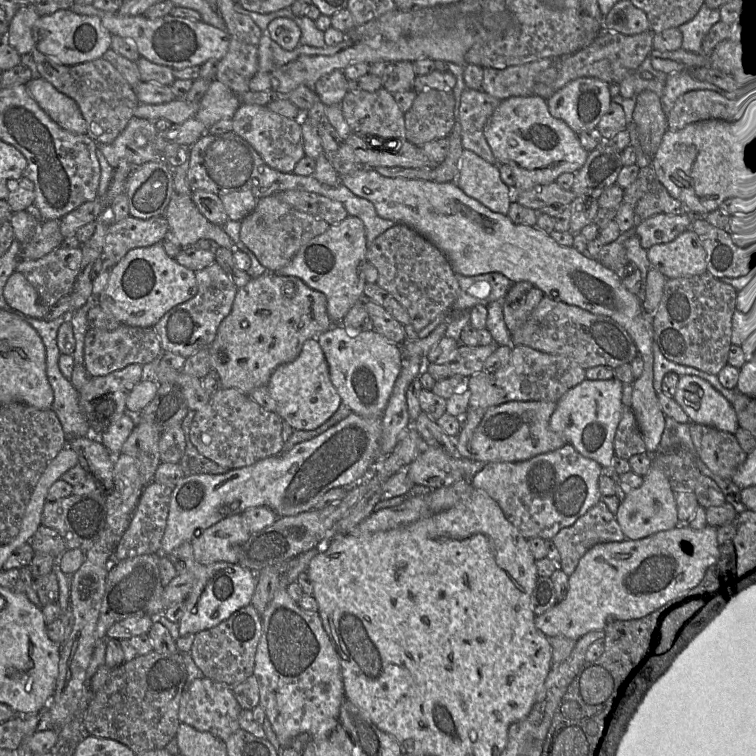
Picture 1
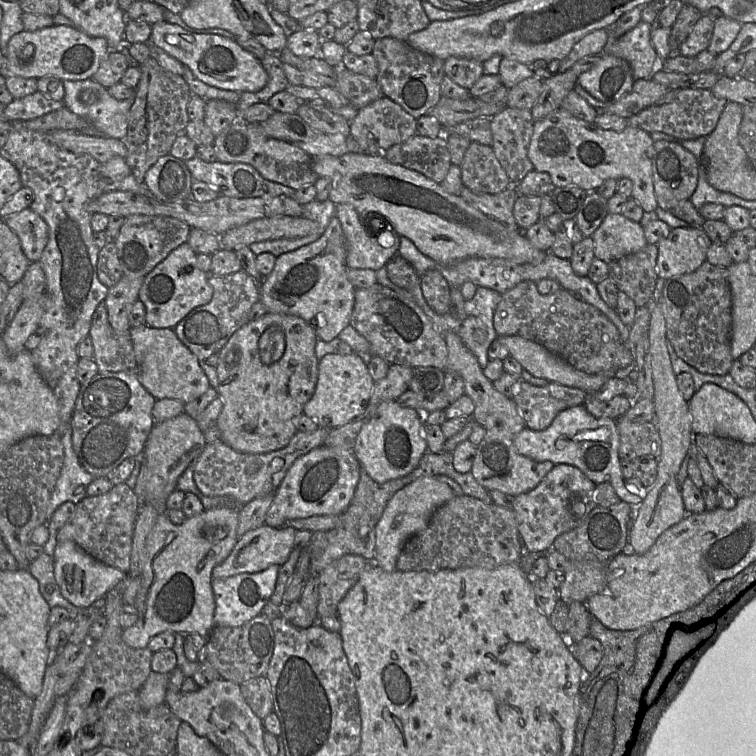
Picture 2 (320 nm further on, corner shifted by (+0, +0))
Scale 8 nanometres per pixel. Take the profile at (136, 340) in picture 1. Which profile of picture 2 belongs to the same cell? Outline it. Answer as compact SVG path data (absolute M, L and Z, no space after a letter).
M130 215L114 240L117 255L127 277L145 277L157 264L163 261L174 249L187 242L191 227L185 222L168 216Z

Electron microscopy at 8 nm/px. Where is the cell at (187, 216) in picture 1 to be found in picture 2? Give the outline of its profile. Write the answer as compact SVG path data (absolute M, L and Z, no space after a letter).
M334 216L324 233L315 242L276 258L273 271L262 279L260 300L268 312L302 318L314 328L318 339L328 342L338 337L339 333L349 325L353 311L356 288L349 281L347 271L344 233L340 220Z

